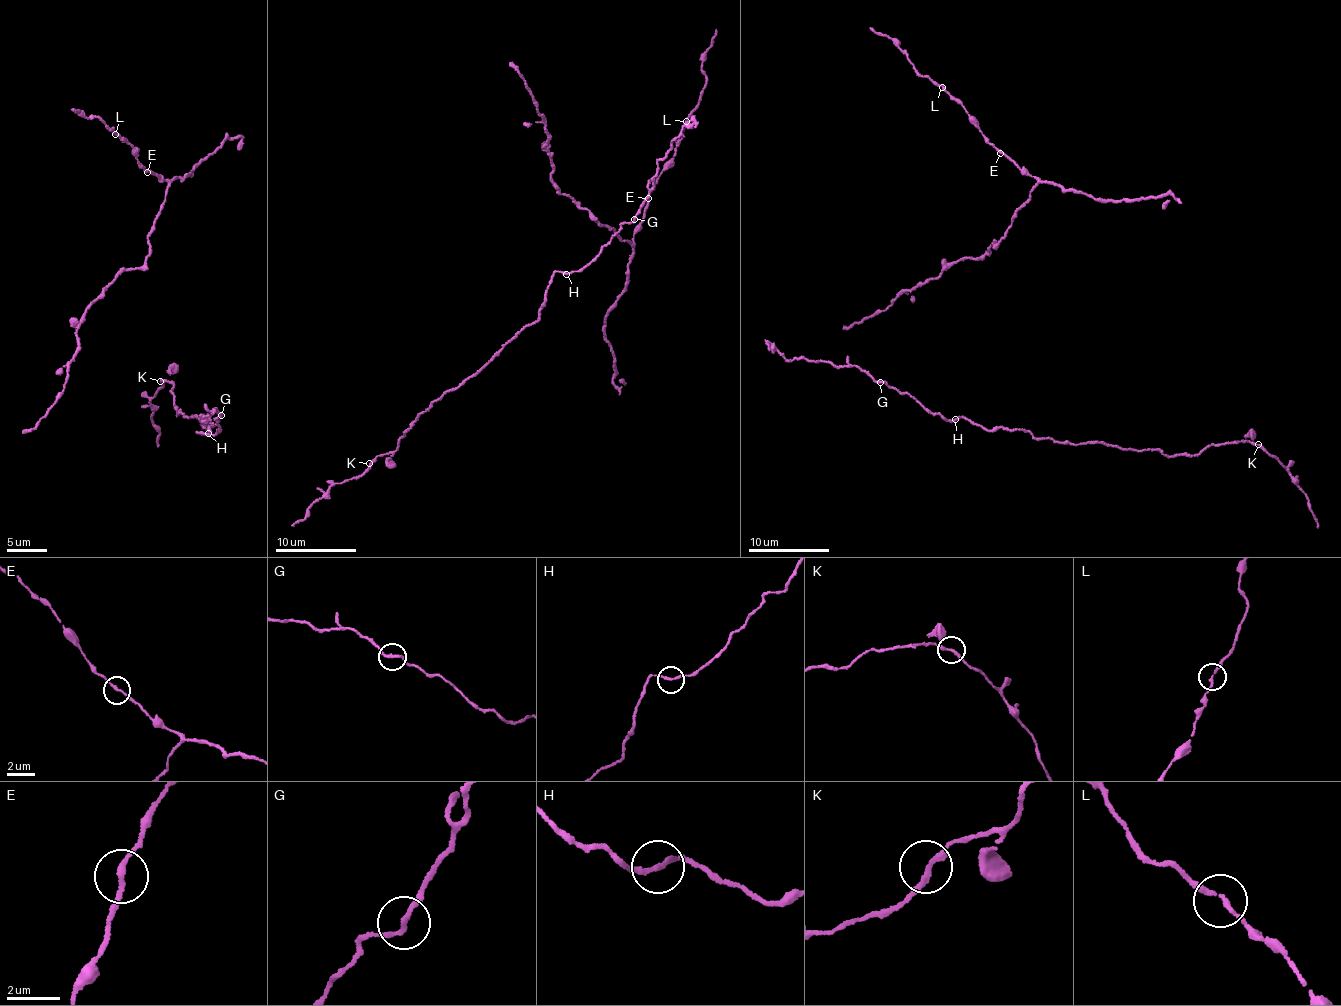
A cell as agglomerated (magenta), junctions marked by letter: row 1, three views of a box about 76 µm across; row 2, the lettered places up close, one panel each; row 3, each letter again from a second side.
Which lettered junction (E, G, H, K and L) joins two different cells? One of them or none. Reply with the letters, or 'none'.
G

